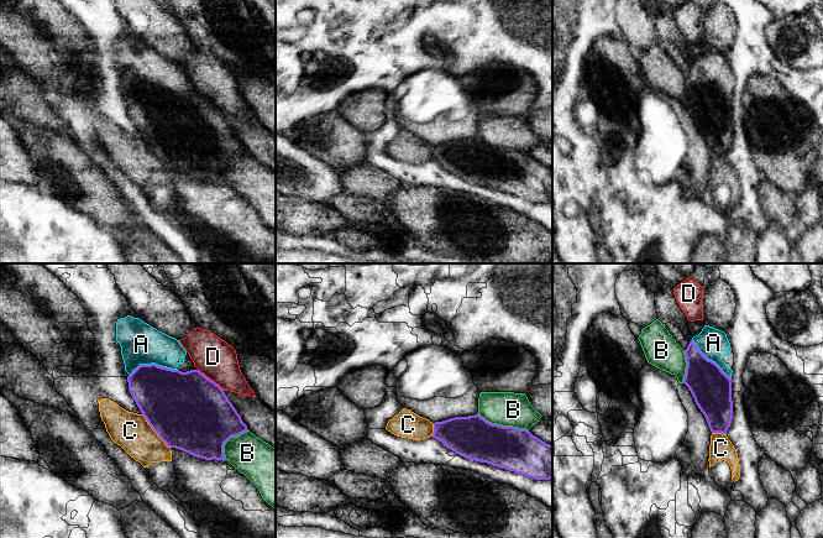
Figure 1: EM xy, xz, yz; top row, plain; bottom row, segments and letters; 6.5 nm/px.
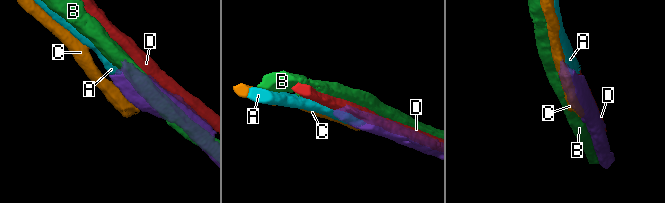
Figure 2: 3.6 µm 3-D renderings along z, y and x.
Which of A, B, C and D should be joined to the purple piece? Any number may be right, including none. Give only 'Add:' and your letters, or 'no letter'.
Add: A

